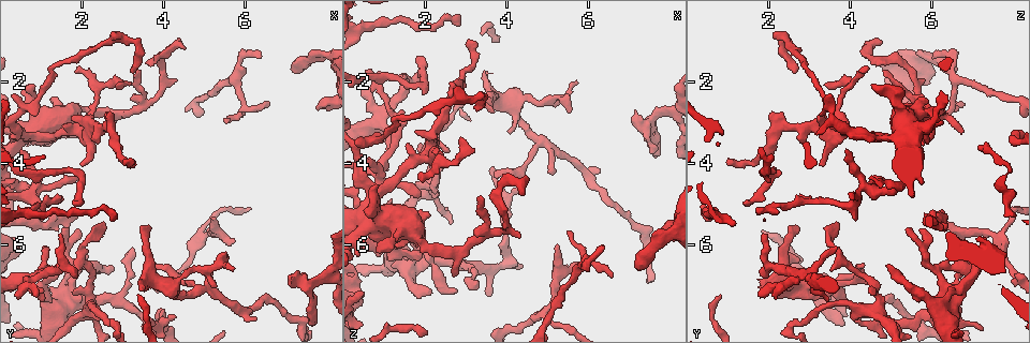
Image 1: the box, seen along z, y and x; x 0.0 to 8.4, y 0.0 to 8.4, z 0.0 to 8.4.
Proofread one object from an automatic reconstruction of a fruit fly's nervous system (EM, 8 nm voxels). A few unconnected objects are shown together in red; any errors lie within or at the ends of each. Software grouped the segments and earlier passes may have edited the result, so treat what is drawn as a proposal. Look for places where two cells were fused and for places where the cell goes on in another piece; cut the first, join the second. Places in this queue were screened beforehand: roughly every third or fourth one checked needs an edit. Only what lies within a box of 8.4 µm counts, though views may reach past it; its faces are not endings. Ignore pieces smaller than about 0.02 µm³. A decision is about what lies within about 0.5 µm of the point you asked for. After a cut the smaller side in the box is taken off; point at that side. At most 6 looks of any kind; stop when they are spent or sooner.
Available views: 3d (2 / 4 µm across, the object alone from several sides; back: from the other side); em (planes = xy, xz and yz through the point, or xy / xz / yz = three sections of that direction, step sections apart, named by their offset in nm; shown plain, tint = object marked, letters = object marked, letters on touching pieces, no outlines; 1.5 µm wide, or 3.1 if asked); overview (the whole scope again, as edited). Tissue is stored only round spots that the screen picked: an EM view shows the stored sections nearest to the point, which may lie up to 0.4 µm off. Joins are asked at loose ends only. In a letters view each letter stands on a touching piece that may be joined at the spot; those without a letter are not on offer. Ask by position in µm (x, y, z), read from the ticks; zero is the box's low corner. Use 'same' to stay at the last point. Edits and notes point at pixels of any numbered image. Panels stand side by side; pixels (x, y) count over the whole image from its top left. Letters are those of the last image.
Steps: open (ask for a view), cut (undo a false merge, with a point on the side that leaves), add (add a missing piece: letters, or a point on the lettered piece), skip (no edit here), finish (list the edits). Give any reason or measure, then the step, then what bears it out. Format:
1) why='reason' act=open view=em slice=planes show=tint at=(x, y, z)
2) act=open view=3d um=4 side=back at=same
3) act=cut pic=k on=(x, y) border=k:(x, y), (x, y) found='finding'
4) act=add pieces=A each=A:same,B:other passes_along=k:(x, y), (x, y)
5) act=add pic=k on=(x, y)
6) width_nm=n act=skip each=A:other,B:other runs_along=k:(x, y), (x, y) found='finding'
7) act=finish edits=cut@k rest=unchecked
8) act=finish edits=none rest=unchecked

why='branch stops here' act=open view=em slice=planes show=letters at=(3.55, 7.00, 1.70)

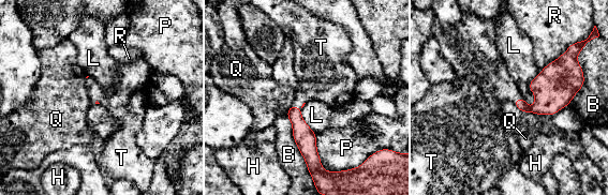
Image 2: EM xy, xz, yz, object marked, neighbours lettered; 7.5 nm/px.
longest_contact=B:400nm act=add pic=2 on=(317, 81) each=B:other,H:other,L:other,P:other,Q:other,R:other,T:same found='the cell continues'

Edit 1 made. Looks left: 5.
why='branch stops here' act=open view=em slice=xy step=8 show=letters at=(3.70, 5.55, 2.70)

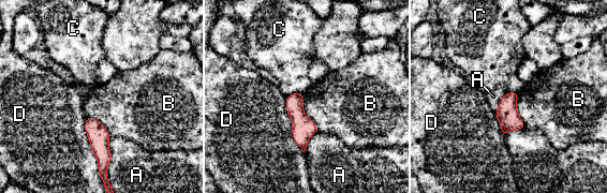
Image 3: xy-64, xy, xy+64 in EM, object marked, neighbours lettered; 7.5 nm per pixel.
act=open view=em slice=planes show=letters at=same

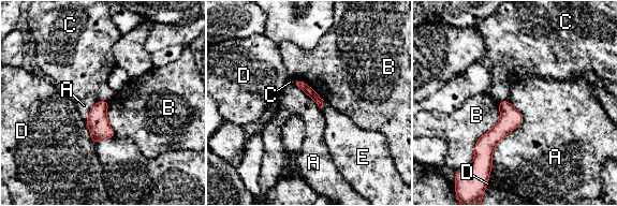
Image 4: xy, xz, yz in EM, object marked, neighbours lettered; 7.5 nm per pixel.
act=skip each=A:other,B:other,C:other,D:other,E:other border=4:(323, 100), (321, 108) found='no lettered piece goes on from it'

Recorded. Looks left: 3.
why='free end' act=open view=3d um=4 at=(7.10, 1.70, 6.55)

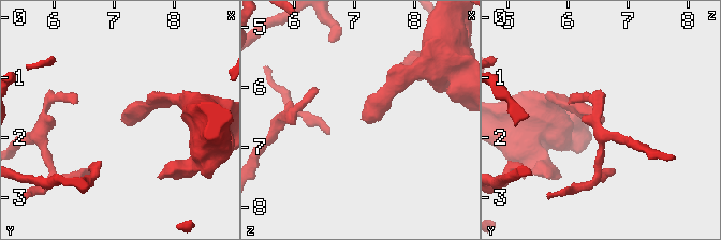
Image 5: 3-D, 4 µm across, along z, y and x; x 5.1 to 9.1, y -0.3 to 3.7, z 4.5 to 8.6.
why='need the tissue' act=open view=em slice=planes show=tint at=(7.10, 1.70, 6.55)

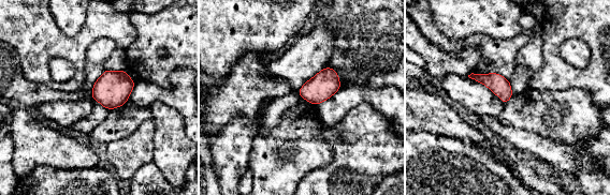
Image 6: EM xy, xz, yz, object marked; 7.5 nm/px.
why='what lies round it' act=open view=em slice=planes show=letters at=same

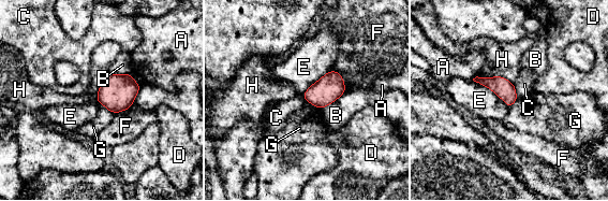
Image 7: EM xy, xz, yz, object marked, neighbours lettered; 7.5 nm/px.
width_nm=150 act=skip each=A:other,B:other,C:other,D:other,E:other,F:other,G:other,H:other border=7:(514, 84), (518, 98) found='no lettered piece goes on from it'

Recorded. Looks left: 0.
act=finish edits=add@2 rest=unchecked

